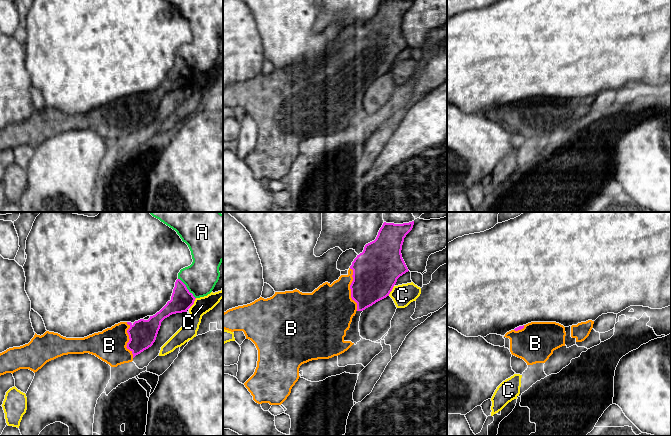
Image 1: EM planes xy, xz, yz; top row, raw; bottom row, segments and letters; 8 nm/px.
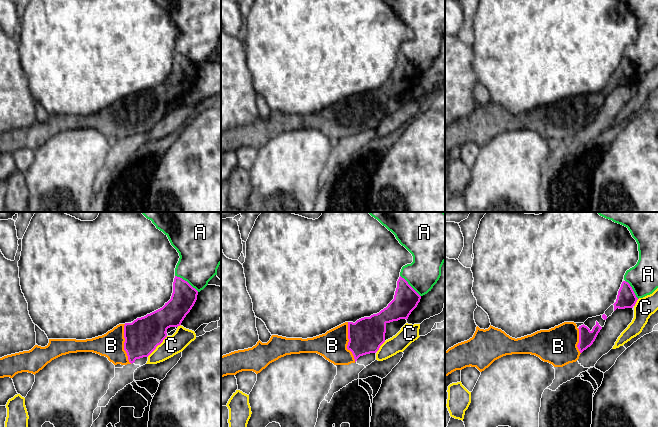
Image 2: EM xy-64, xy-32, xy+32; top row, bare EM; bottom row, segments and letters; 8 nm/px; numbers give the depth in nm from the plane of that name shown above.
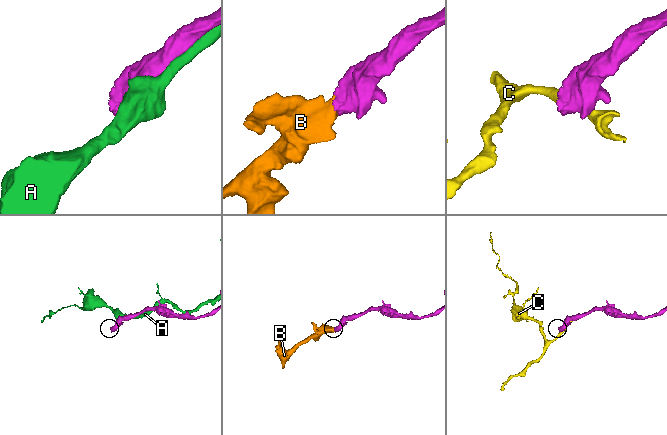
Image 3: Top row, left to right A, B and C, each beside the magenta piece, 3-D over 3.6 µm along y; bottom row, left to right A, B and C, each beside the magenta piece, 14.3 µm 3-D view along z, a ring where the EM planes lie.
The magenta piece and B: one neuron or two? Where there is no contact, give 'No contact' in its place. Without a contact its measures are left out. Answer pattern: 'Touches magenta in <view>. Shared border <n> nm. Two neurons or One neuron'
Touches magenta in xz. Shared border 360 nm. One neuron

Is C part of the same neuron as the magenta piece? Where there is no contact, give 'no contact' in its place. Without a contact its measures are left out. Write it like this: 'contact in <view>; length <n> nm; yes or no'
contact in xy; length 100 nm; no

